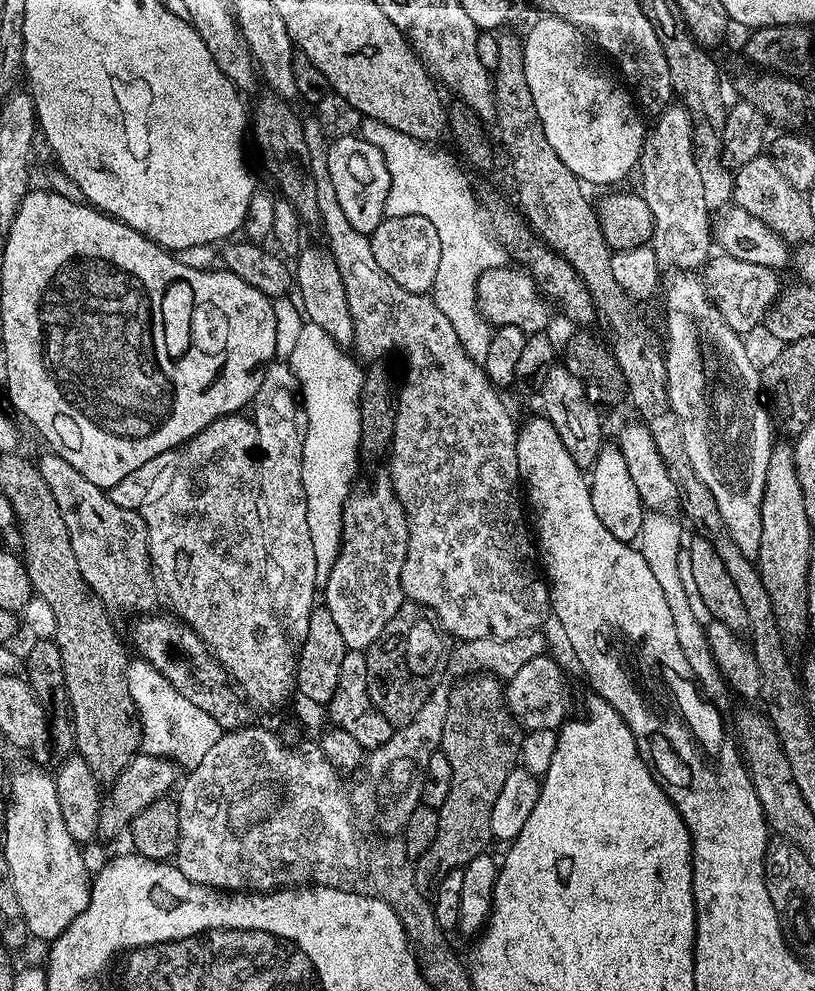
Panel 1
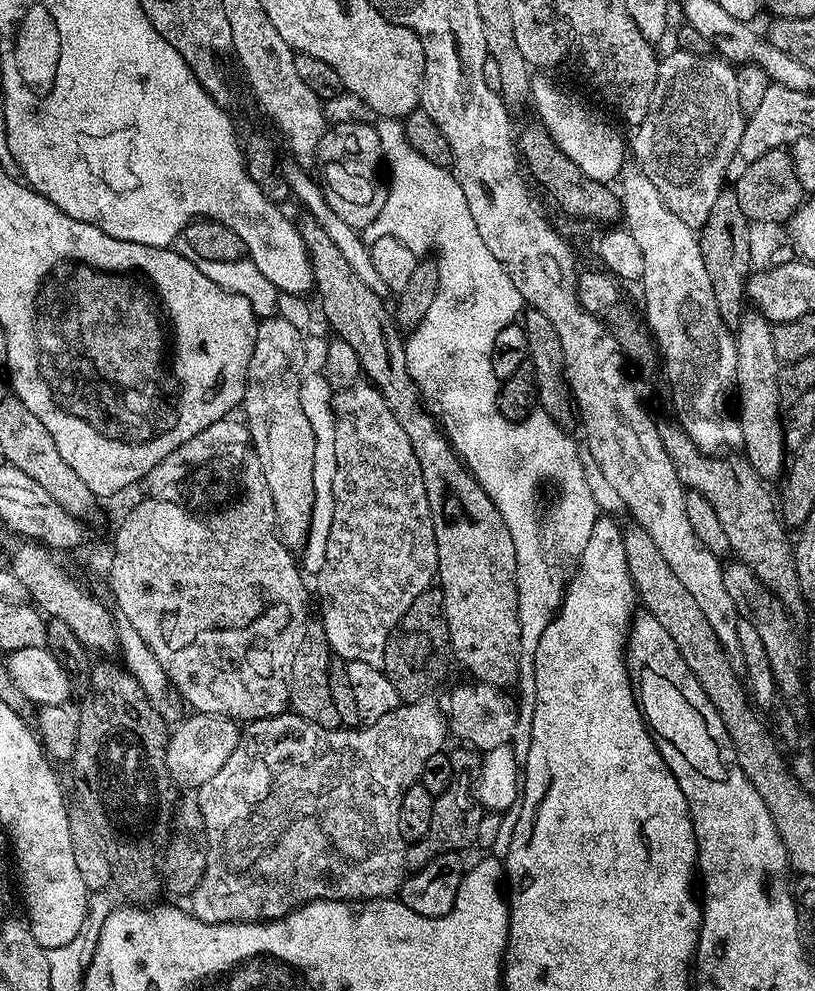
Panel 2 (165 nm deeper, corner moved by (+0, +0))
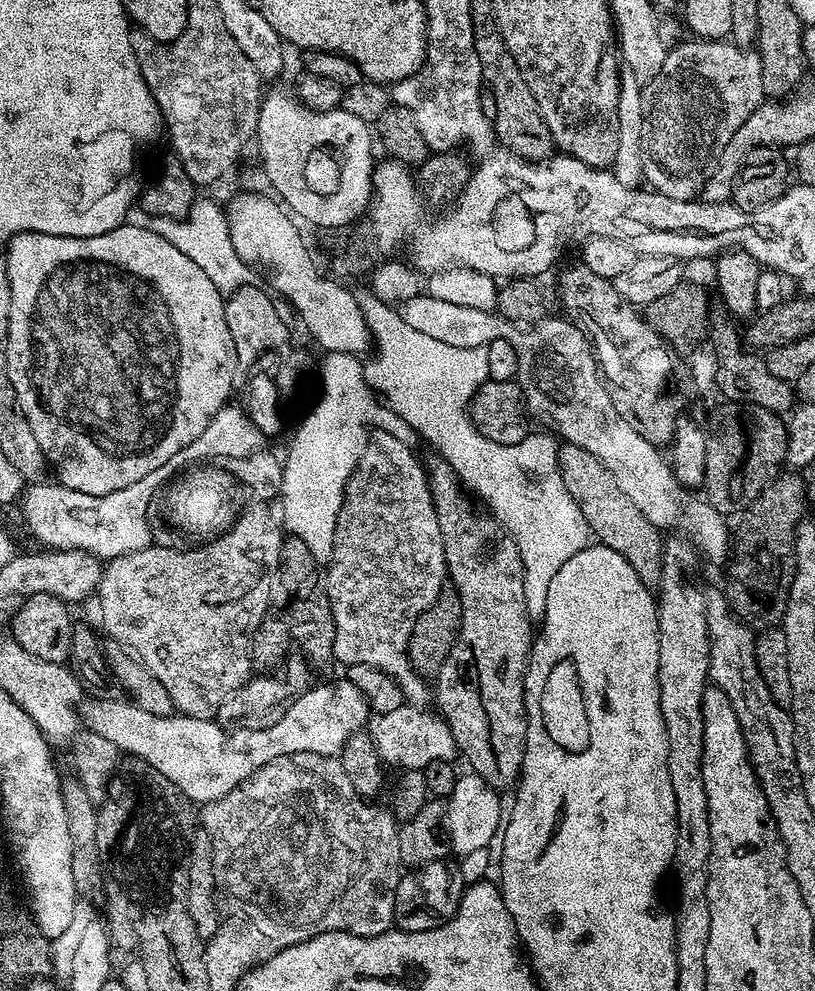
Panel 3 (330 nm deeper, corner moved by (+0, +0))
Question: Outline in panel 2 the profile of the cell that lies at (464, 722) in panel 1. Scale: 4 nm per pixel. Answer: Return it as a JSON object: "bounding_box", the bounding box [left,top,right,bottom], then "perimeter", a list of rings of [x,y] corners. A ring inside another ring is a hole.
{"bounding_box":[404,746,485,870],"perimeter":[[[460,746],[457,752],[451,753],[452,781],[442,795],[433,799],[433,818],[429,832],[416,843],[409,843],[404,854],[404,863],[409,869],[415,870],[427,864],[436,856],[447,852],[463,853],[464,848],[473,847],[478,838],[478,822],[482,822],[485,809],[481,807],[474,787],[474,777],[480,771],[481,753],[468,746]]]}

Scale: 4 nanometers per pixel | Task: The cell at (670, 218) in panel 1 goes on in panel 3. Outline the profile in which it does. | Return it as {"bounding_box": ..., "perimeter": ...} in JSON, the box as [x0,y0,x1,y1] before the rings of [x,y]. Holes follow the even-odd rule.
{"bounding_box":[642,38,766,200],"perimeter":[[[688,38],[679,43],[675,48],[669,51],[666,62],[662,66],[662,70],[656,77],[647,81],[646,91],[644,92],[644,133],[642,134],[642,150],[644,151],[644,178],[645,181],[655,191],[660,192],[663,196],[669,196],[675,200],[691,200],[699,197],[704,188],[704,184],[711,178],[712,171],[715,170],[719,156],[726,144],[730,142],[730,138],[734,137],[734,132],[748,118],[760,104],[766,100],[766,85],[762,78],[762,62],[760,61],[760,53],[756,50],[748,48],[740,48],[737,44],[729,42],[727,39],[722,40],[701,40],[699,38]]]}

